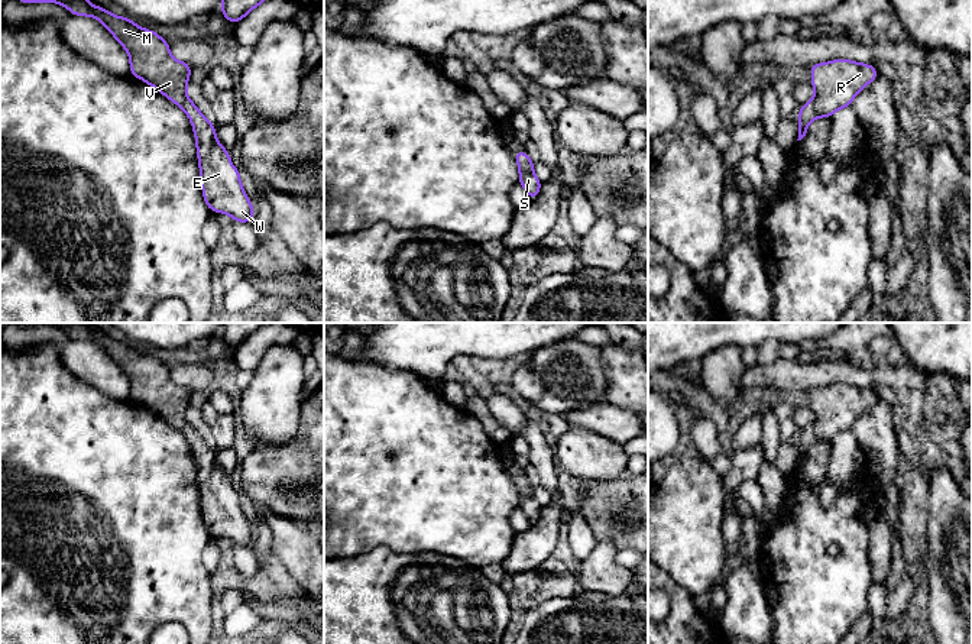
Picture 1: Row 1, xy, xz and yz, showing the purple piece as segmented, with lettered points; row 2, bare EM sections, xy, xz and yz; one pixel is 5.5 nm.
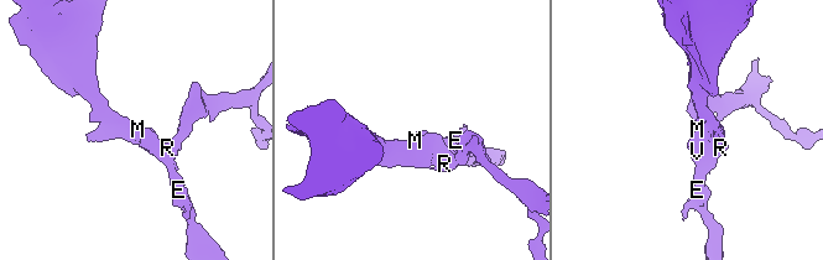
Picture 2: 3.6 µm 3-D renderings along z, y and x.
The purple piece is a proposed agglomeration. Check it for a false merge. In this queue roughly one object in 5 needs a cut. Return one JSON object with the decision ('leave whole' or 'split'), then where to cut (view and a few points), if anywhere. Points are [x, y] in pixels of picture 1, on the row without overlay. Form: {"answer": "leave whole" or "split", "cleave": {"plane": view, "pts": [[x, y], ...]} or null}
{"answer": "leave whole", "cleave": null}

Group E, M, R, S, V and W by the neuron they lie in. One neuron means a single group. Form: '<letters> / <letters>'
E M R S V W

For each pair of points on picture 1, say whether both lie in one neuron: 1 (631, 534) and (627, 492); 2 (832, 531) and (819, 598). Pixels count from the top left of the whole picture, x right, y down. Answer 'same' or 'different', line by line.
1: same
2: same

